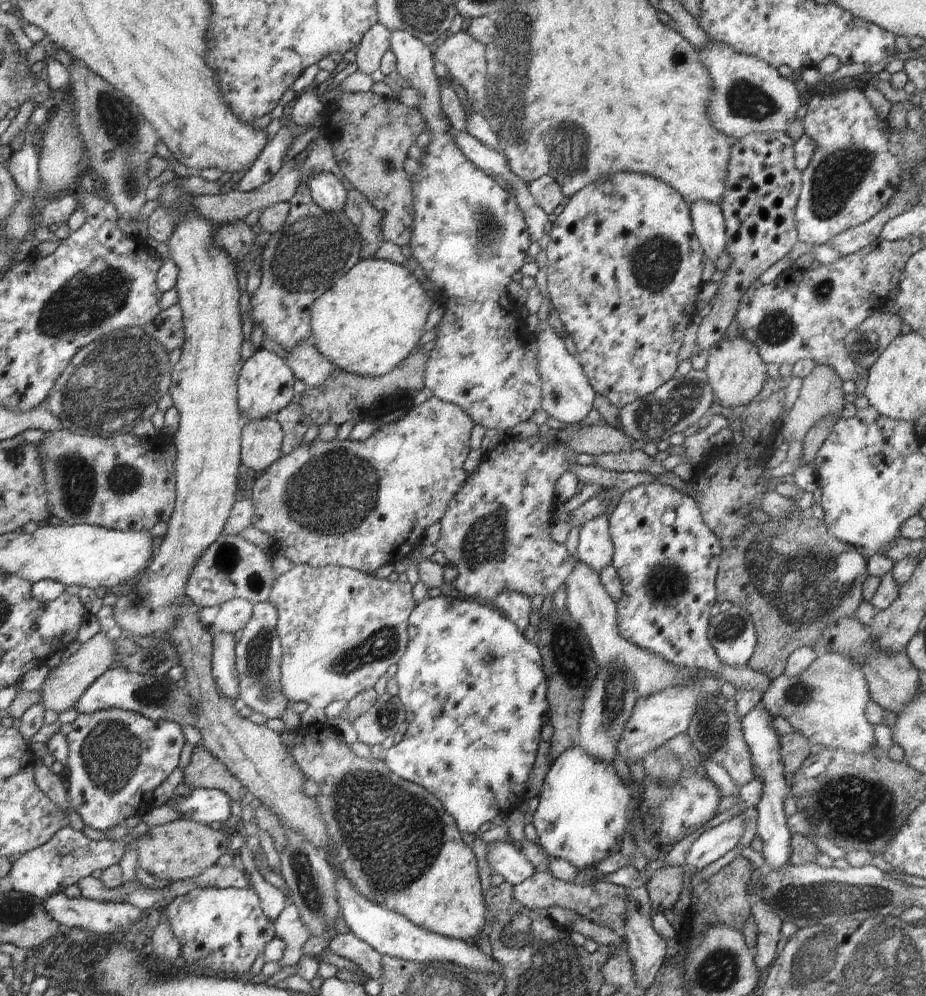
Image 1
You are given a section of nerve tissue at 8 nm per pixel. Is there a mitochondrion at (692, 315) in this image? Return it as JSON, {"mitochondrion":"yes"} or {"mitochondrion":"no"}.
{"mitochondrion":"no"}

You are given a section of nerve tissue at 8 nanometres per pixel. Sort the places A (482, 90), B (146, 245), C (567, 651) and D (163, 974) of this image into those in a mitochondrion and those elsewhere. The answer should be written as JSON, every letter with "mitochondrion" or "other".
{"A":"mitochondrion","B":"other","C":"mitochondrion","D":"other"}

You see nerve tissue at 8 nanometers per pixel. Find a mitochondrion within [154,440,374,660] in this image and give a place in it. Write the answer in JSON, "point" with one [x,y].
{"point":[226,558]}

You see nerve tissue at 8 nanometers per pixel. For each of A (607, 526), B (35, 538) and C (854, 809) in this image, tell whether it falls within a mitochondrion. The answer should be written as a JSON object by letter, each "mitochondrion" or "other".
{"A":"other","B":"other","C":"mitochondrion"}

